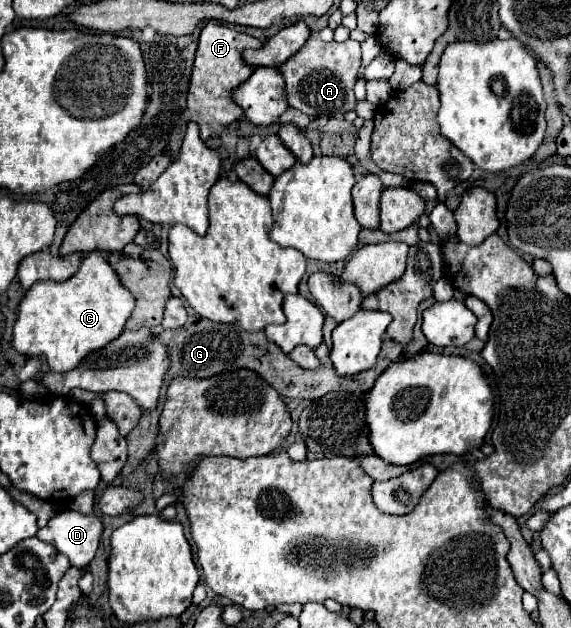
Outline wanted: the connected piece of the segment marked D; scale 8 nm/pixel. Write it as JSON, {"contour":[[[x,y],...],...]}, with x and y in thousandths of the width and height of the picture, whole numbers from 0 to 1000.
{"contour":[[[110,814],[89,823],[86,833],[65,846],[65,855],[117,884],[128,903],[152,903],[173,871],[177,846],[180,833],[166,817],[142,820],[135,814]]]}

